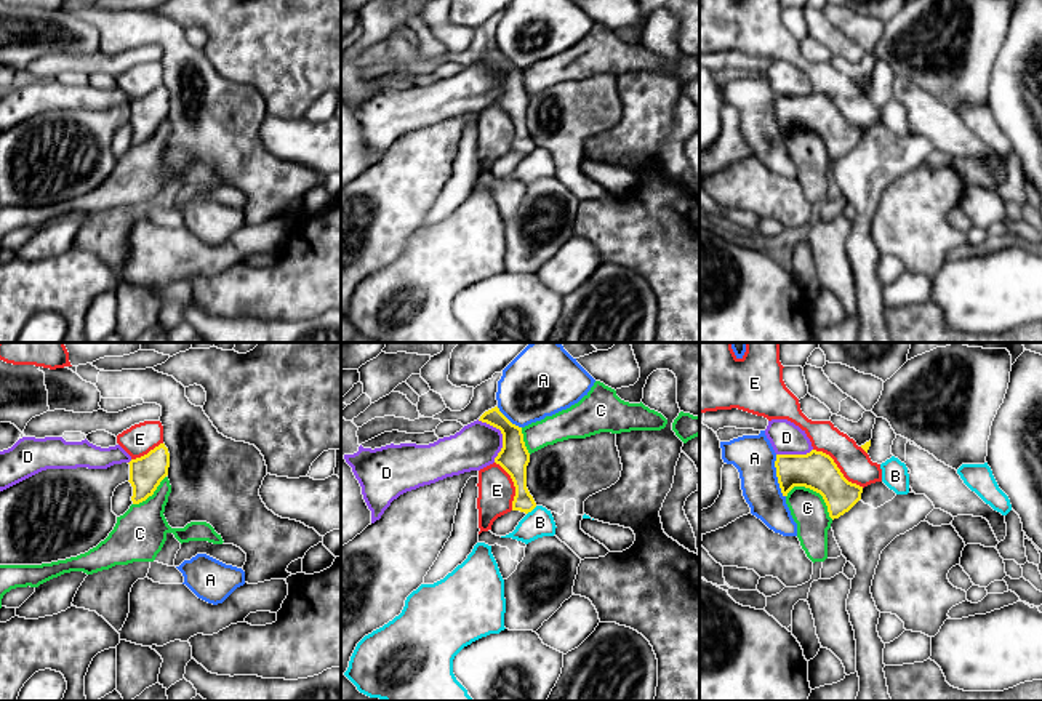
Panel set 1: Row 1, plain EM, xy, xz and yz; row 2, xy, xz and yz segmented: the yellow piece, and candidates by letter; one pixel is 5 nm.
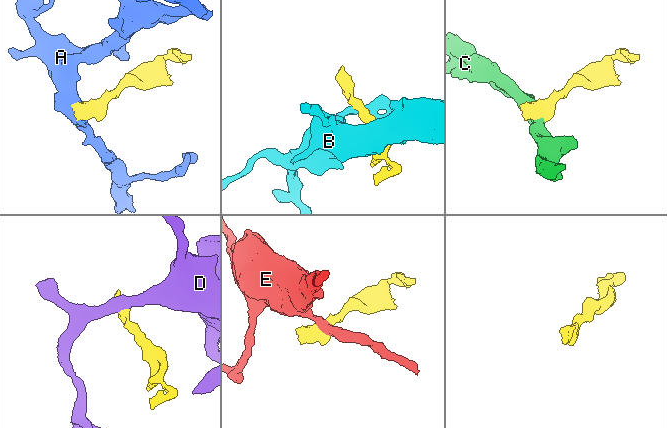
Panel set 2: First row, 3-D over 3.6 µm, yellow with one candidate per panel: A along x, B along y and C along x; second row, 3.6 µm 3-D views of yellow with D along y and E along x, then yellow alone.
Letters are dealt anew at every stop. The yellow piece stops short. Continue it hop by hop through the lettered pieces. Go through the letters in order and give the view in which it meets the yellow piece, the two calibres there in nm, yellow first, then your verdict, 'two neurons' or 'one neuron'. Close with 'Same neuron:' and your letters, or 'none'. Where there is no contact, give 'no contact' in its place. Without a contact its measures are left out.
A: yz | 190/200 nm | two neurons
B: xz | 120/140 nm | two neurons
C: yz | 190/180 nm | two neurons
D: xz | 150/220 nm | two neurons
E: yz | 190/160 nm | two neurons
Same neuron: none

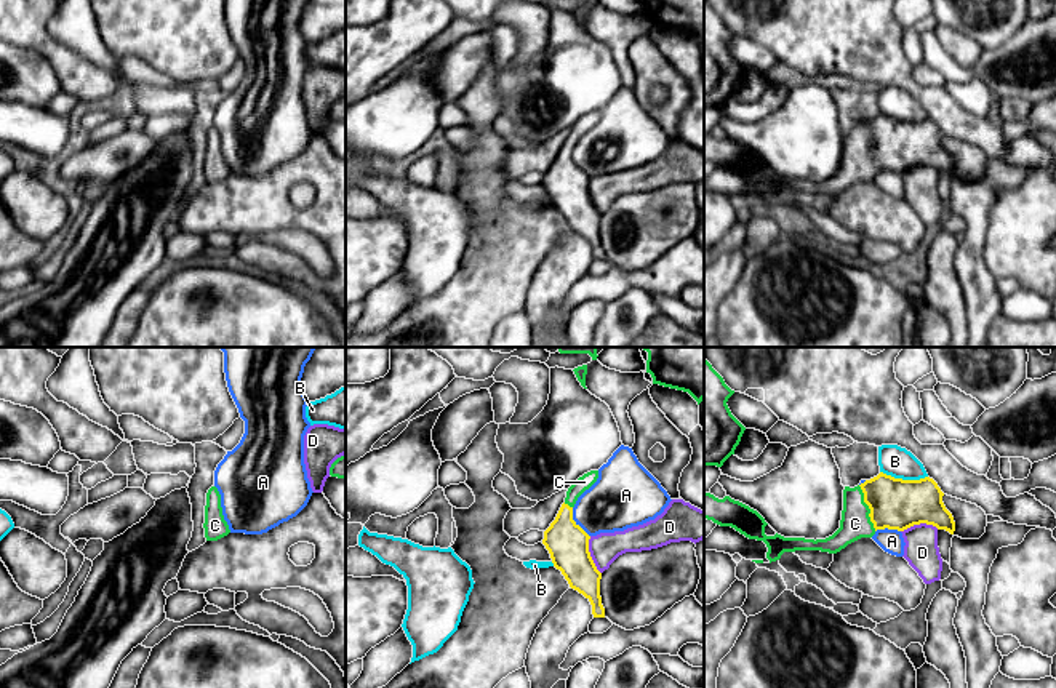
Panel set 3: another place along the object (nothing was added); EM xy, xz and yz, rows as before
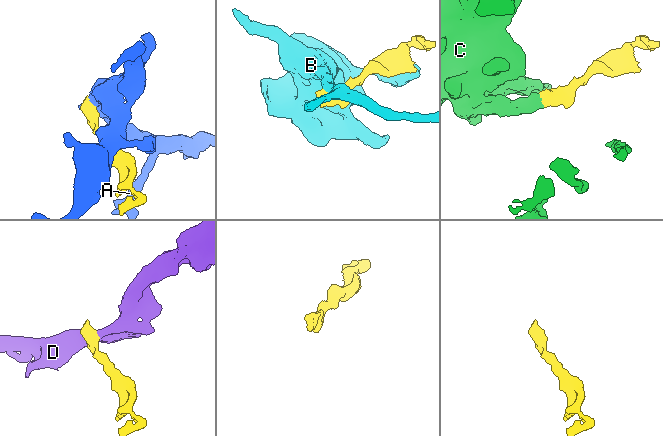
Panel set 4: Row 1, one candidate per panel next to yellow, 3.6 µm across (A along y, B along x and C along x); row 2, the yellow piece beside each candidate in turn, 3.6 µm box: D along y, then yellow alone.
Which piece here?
A: xz | 200/300 nm | two neurons
B: yz | 260/150 nm | two neurons
C: yz | 260/150 nm | one neuron
D: xz | 200/160 nm | two neurons
Same neuron: C

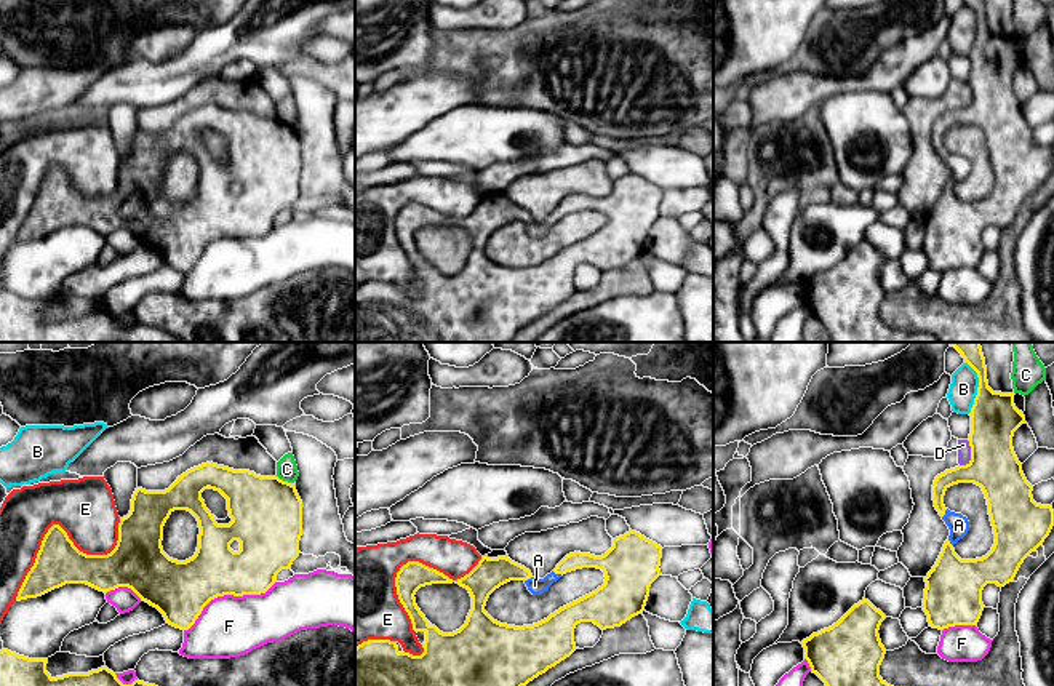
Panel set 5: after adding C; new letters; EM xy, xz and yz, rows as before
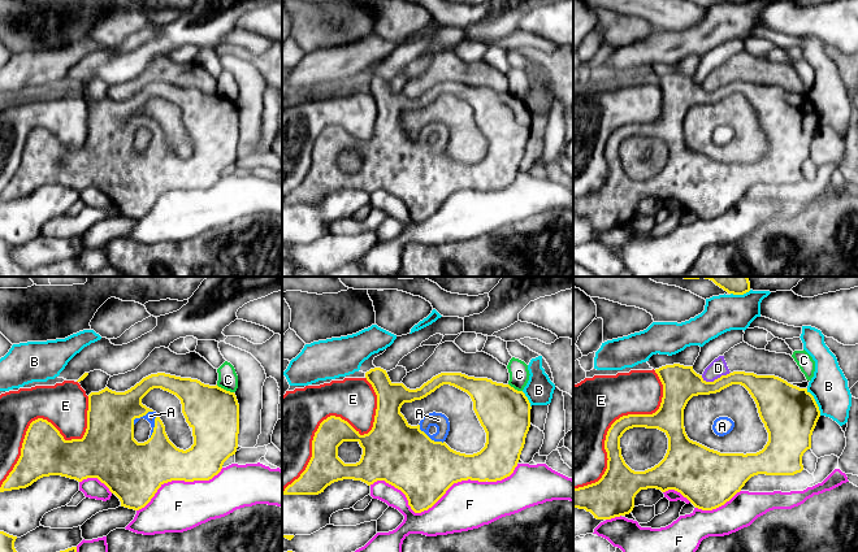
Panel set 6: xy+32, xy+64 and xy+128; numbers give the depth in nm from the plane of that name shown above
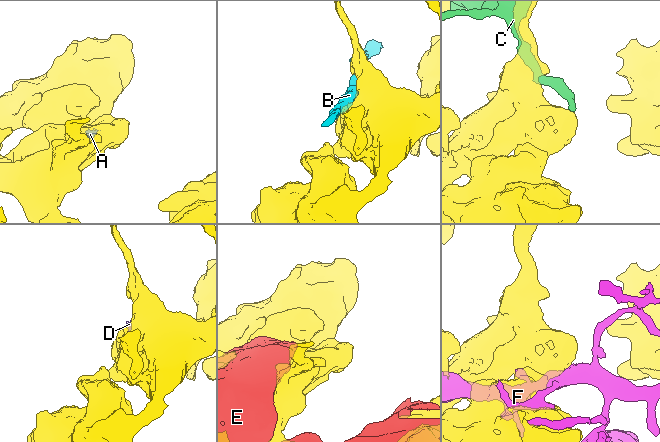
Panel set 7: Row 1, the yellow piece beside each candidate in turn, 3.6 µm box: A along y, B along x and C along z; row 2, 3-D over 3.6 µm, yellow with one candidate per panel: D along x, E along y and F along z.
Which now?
A: xz | 140/80 nm | one neuron
B: yz | 240/140 nm | two neurons
C: xy | 360/110 nm | two neurons
D: yz | 240/60 nm | two neurons
E: xy | 220/300 nm | two neurons
F: xy | 300/300 nm | two neurons
Same neuron: A

